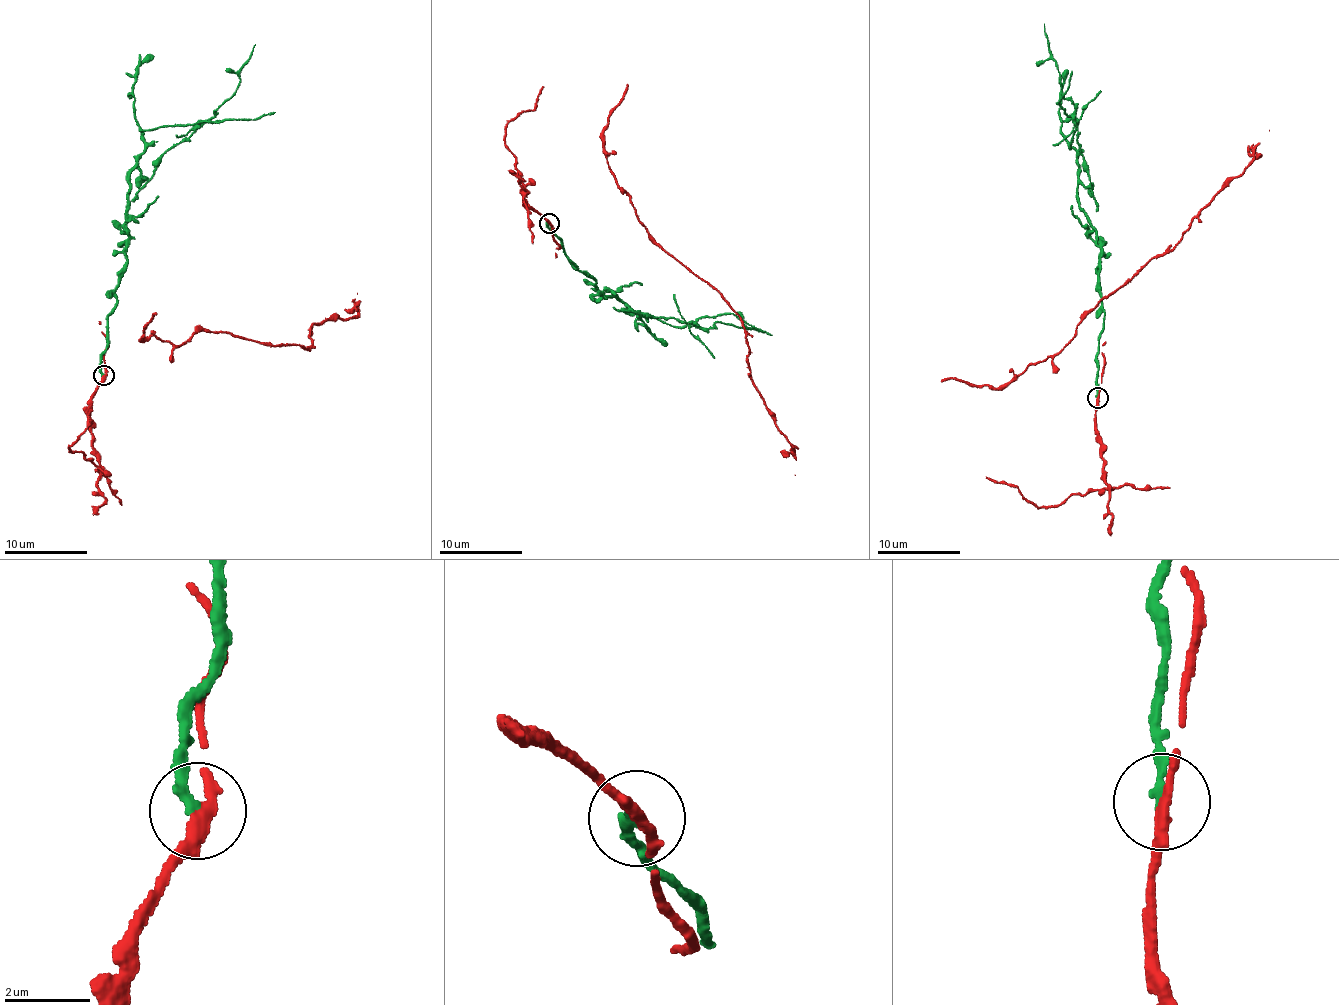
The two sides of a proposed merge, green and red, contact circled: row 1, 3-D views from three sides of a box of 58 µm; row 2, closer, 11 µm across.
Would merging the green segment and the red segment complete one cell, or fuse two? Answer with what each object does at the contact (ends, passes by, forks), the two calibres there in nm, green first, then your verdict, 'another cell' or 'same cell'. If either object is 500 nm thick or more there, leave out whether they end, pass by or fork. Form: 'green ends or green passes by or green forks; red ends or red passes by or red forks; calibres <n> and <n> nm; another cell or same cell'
green ends; red passes by; calibres 200 and 240 nm; another cell

